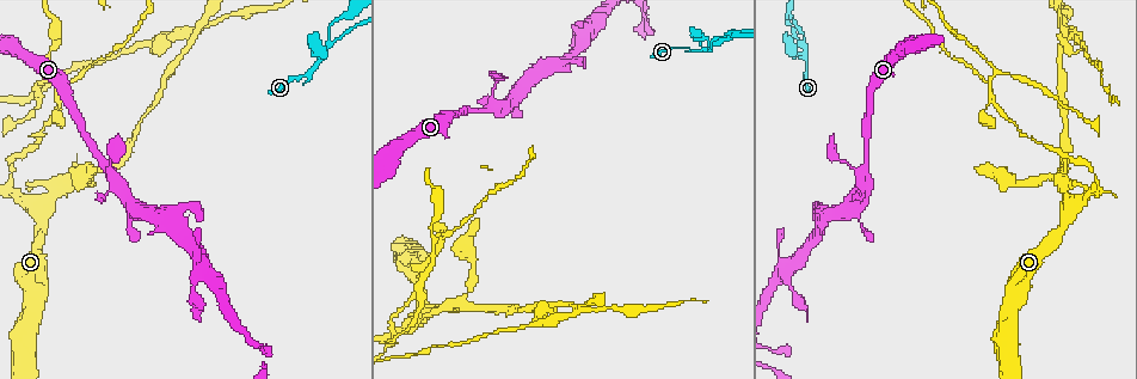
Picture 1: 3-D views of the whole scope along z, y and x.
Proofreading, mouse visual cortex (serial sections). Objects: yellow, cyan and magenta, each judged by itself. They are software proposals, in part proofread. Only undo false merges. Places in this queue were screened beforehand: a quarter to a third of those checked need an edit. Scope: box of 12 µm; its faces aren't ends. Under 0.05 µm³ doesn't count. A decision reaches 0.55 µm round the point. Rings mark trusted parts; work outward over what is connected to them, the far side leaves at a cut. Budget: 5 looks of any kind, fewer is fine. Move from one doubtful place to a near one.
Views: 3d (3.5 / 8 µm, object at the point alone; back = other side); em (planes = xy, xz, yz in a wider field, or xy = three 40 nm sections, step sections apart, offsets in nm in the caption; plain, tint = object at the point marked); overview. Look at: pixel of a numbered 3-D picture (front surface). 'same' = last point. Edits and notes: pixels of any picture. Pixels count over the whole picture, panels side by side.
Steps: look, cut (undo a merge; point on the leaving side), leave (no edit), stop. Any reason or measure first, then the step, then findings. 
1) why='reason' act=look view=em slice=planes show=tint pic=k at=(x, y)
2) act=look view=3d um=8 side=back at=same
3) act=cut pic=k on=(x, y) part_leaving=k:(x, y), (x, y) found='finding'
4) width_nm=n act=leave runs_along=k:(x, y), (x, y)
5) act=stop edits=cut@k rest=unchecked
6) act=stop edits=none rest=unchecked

why='narrows sharply' act=look view=em slice=planes show=tint pic=1 at=(460, 303)

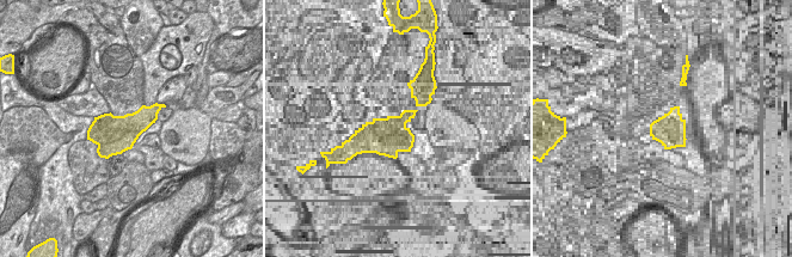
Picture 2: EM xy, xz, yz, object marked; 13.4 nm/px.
act=look view=3d um=3.5 side=back at=same

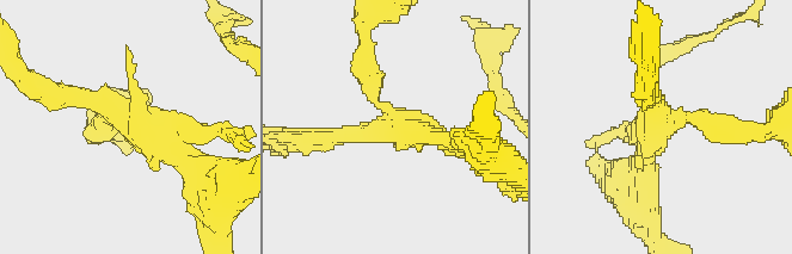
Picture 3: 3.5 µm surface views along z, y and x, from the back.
act=leave found='all the same cell'

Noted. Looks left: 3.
why='sharp bend' act=look view=3d um=8 pic=1 at=(1098, 182)

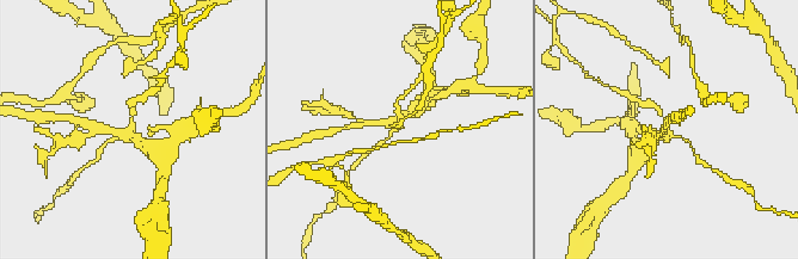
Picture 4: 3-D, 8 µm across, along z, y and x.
act=look view=em slice=xy step=2 show=tint pic=4 at=(127, 131)

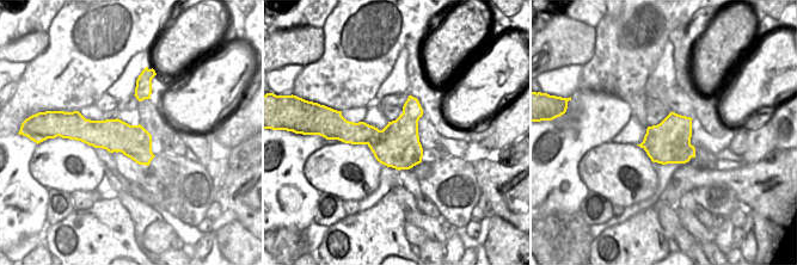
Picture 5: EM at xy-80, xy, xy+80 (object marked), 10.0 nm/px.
act=cut pic=4 on=(650, 104) border=5:(96, 121), (146, 152) found='a second cell is stuck on'

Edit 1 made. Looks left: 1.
act=stop edits=cut@4 rest=unchecked

